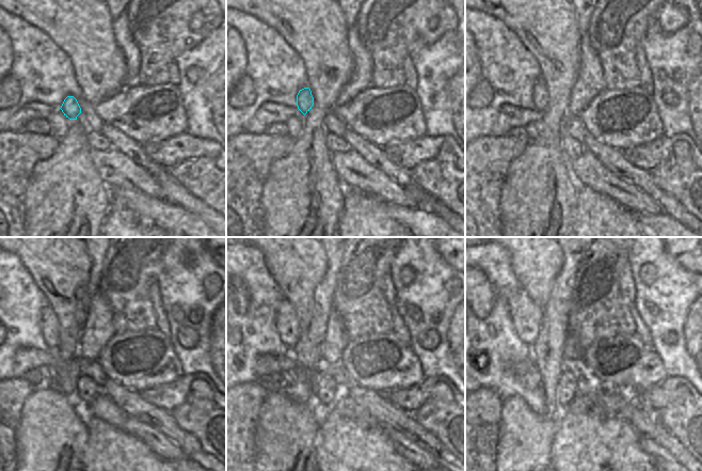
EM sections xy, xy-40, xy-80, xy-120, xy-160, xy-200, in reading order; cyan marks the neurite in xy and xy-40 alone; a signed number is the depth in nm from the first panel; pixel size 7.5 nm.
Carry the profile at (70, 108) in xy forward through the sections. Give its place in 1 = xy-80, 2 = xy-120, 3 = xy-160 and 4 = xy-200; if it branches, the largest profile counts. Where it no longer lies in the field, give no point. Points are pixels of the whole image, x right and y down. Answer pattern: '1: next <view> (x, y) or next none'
1: next xy-80 (540, 94)
2: next xy-120 (48, 318)
3: next xy-160 (286, 320)
4: next xy-200 (526, 316)

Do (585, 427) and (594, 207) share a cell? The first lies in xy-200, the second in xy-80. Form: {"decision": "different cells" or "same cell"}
{"decision": "same cell"}

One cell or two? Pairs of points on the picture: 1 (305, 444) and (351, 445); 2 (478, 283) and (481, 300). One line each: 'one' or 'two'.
1: two
2: one

